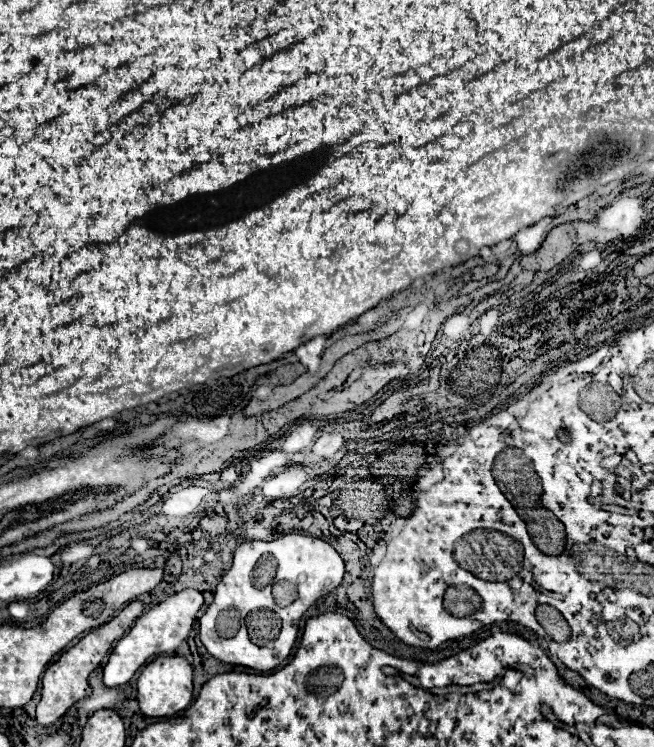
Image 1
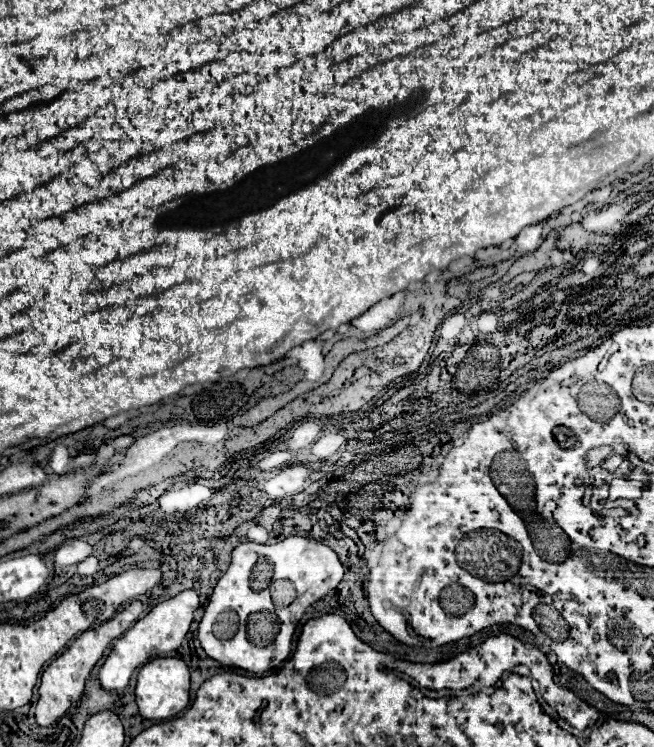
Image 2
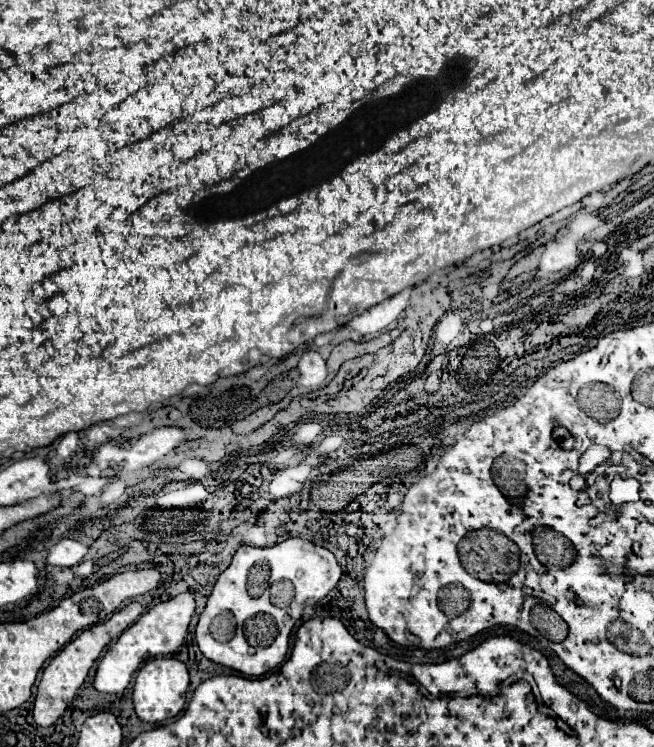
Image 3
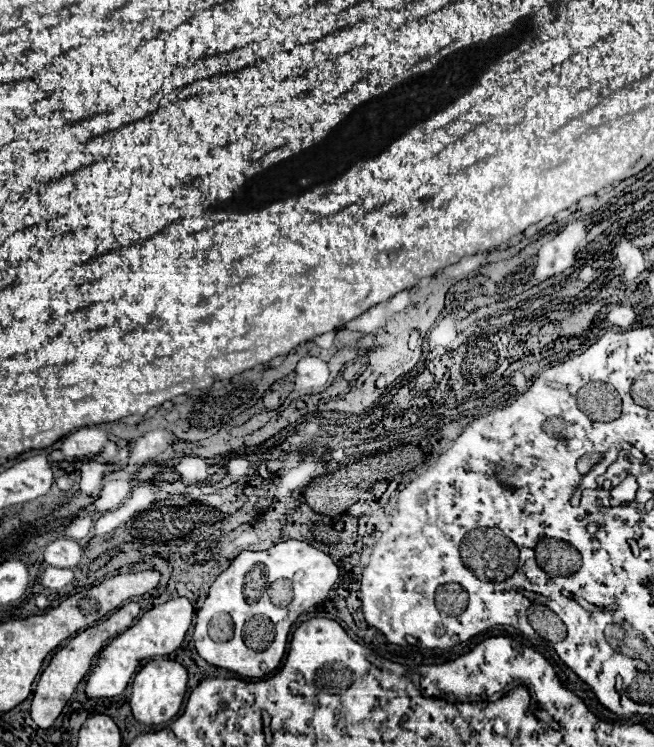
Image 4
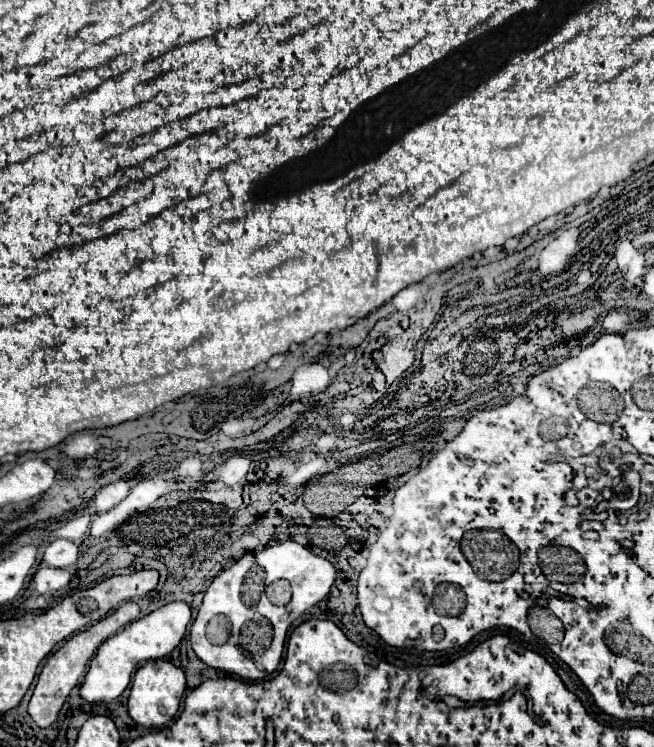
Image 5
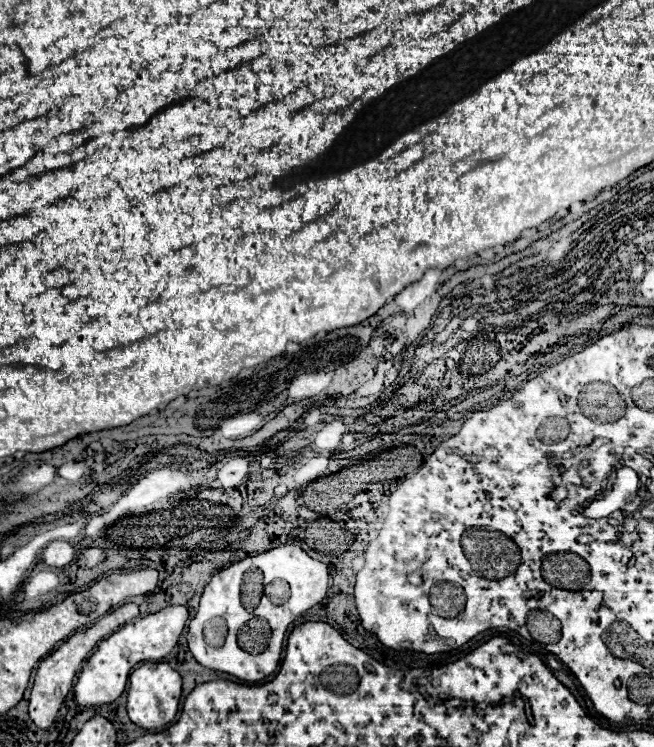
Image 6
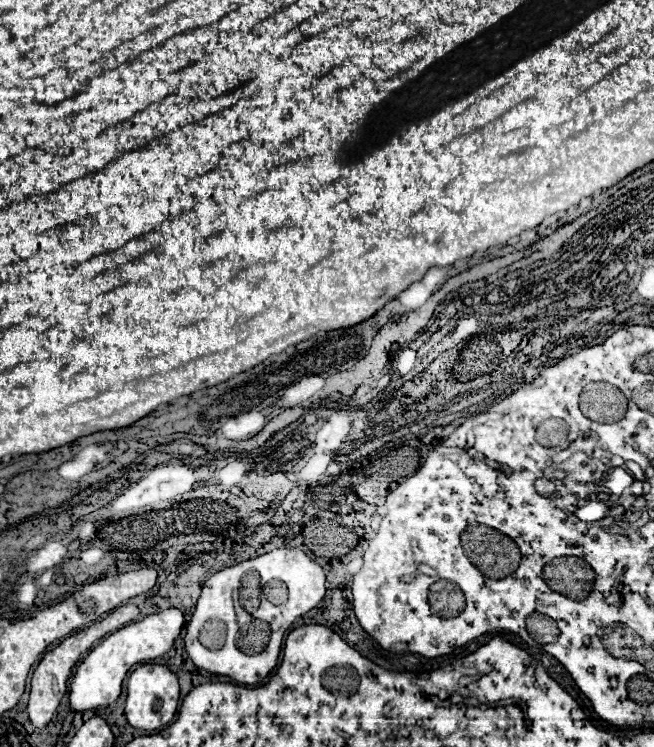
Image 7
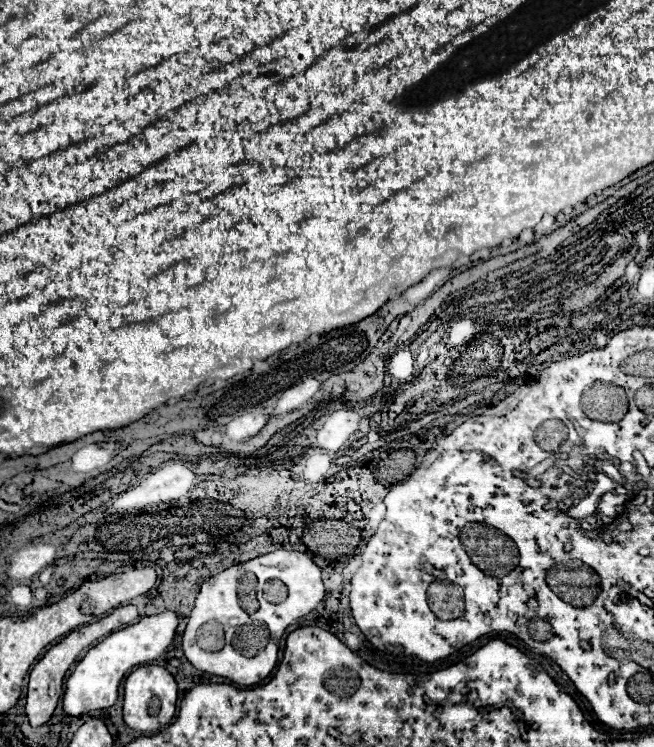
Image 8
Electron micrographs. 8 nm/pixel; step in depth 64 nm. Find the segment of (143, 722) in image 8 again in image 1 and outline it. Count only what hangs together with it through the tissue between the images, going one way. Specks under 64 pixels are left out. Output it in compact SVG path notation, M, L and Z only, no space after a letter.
M166 656L156 658L154 662L146 664L138 678L138 702L144 716L160 718L160 716L172 716L180 710L184 710L192 700L192 666L178 656Z

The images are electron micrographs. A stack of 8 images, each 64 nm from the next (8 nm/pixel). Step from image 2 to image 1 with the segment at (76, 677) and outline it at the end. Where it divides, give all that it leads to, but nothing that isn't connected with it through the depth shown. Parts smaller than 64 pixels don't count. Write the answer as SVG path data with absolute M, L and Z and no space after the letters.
M136 600L136 602L128 604L116 618L112 618L110 622L102 624L100 628L88 632L84 638L78 640L76 646L72 646L68 652L64 652L64 654L58 658L58 662L54 662L50 668L46 668L46 672L44 672L44 676L42 676L42 698L40 698L38 708L36 708L36 720L38 720L40 726L50 726L50 724L54 724L60 716L66 714L66 710L68 710L74 702L90 696L92 690L90 690L90 686L88 686L88 674L98 668L98 664L100 664L102 658L108 654L108 650L112 648L112 644L114 644L116 640L120 640L120 638L124 636L124 632L128 632L142 614L144 614L144 604L142 604L142 602Z

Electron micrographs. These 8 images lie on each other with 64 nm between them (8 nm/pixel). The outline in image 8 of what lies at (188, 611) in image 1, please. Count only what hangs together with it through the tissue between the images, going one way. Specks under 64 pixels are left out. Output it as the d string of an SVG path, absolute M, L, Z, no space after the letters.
M162 612L156 616L146 616L138 624L124 630L112 632L102 642L86 652L86 656L76 664L74 672L66 680L62 710L66 716L82 716L92 710L110 708L118 698L118 686L122 678L138 664L160 658L172 644L178 626L178 616L174 612Z

